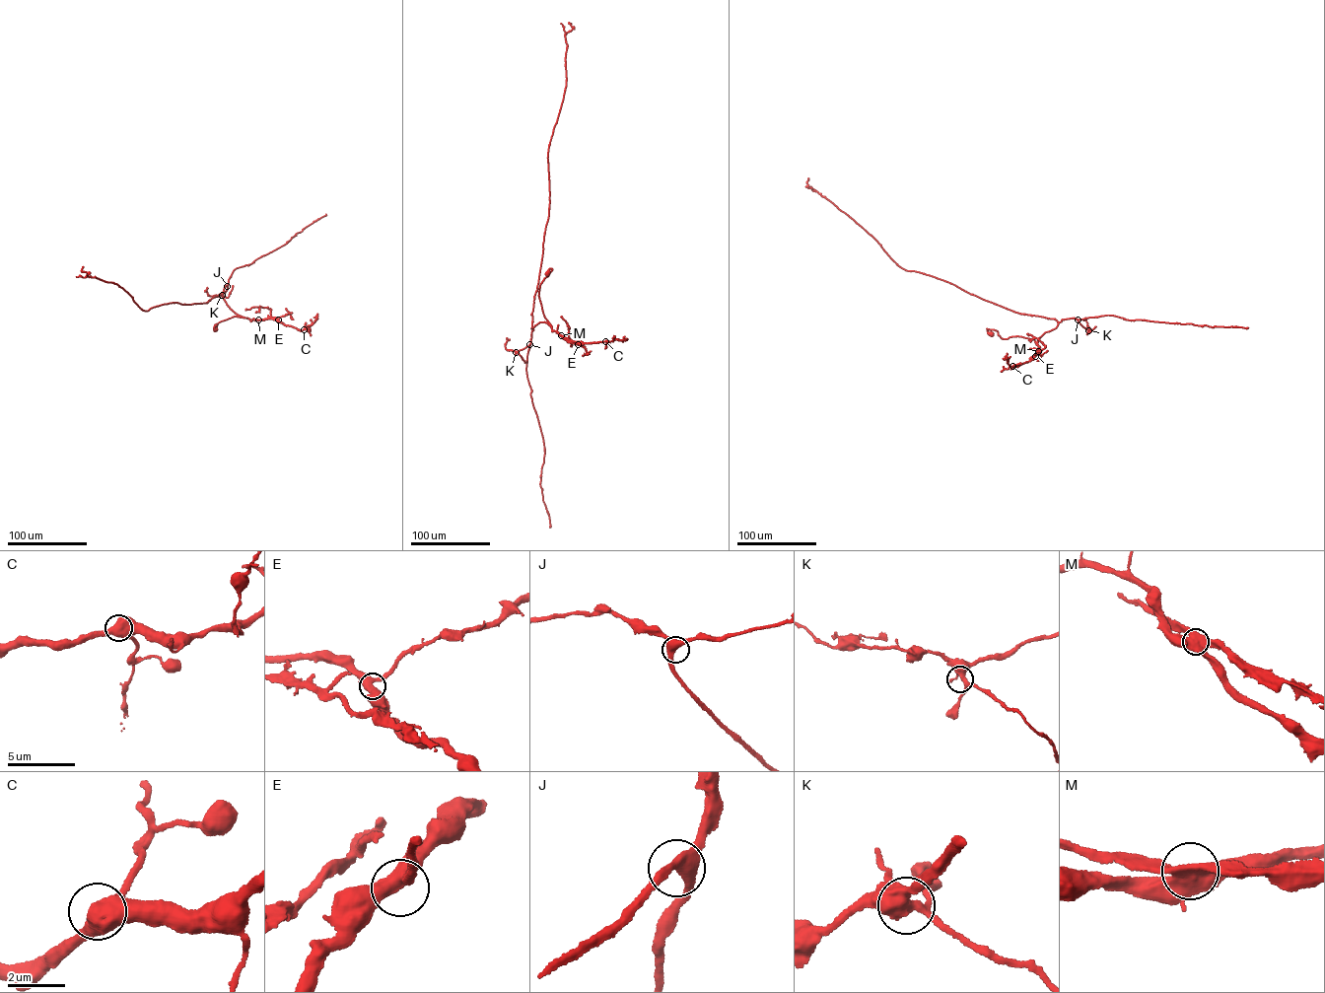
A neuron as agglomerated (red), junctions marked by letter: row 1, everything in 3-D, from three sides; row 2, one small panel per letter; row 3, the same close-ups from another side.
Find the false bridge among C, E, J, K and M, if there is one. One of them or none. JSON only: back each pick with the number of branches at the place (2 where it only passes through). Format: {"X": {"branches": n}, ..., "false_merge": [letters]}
{"M": {"branches": 4}, "false_merge": ["M"]}

